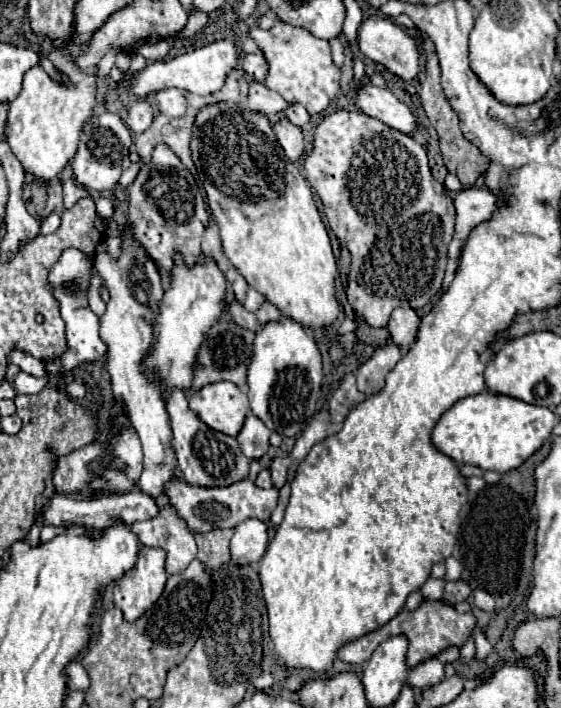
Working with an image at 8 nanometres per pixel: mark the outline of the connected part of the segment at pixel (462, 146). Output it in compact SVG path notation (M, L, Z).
M417 30L417 34L423 38L421 42L421 48L423 48L423 54L425 54L425 80L421 84L421 104L423 104L423 110L427 112L429 120L435 122L435 130L439 134L439 142L441 142L441 156L443 156L443 162L445 166L449 168L449 172L455 172L455 176L461 180L463 186L473 186L475 180L487 170L489 166L489 160L469 142L463 138L461 130L459 130L459 118L457 114L453 112L453 108L449 106L449 100L445 98L443 90L441 90L441 70L439 70L439 60L437 60L437 52L435 52L435 46L431 42L429 36L425 36L421 30Z

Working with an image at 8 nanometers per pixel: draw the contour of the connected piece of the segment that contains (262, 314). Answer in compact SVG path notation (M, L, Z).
M263 302L263 306L257 310L257 320L261 322L261 326L265 324L265 322L277 322L277 320L281 320L281 312L271 304L271 302Z

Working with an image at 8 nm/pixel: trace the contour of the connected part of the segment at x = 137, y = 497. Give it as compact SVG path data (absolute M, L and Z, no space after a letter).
M133 490L129 494L123 496L107 496L107 498L95 498L95 500L85 500L85 498L65 498L55 494L49 502L47 502L47 510L45 510L45 524L53 524L53 526L65 526L65 524L87 524L93 528L107 528L111 524L115 524L117 518L121 518L127 524L139 522L139 520L149 520L153 516L157 516L159 506L153 500L153 496L141 492L141 490Z

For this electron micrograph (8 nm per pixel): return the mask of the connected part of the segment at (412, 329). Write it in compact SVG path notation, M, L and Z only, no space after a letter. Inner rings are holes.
M399 306L399 308L395 308L393 314L391 314L391 320L389 320L389 324L387 324L393 342L395 342L399 348L407 350L407 348L415 342L415 338L417 338L419 322L421 322L421 320L419 320L419 316L417 316L417 312L415 312L413 308L409 308L409 306Z

